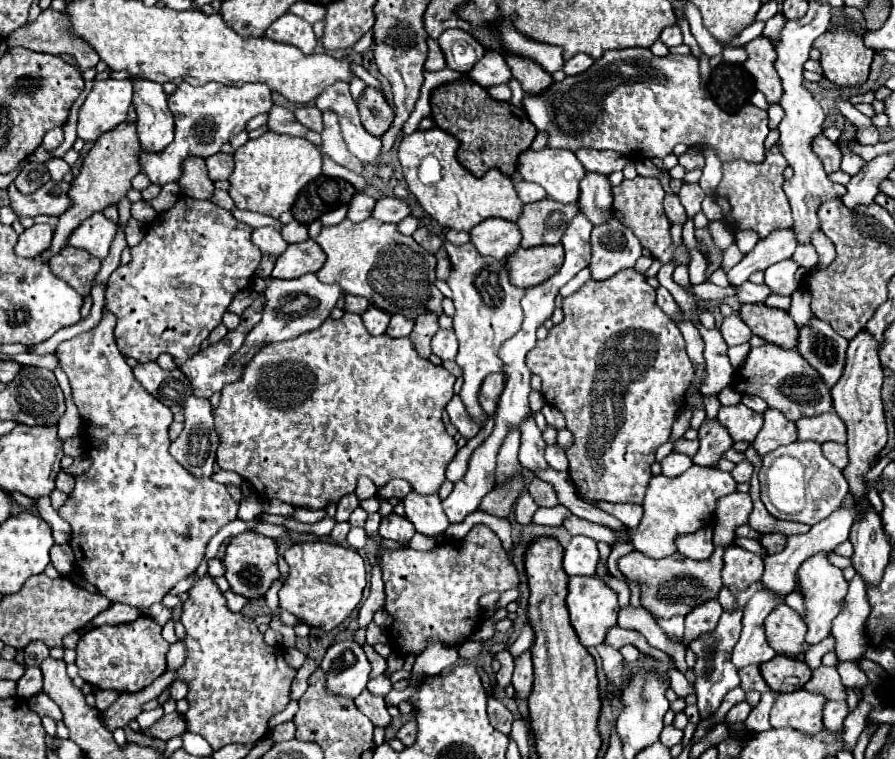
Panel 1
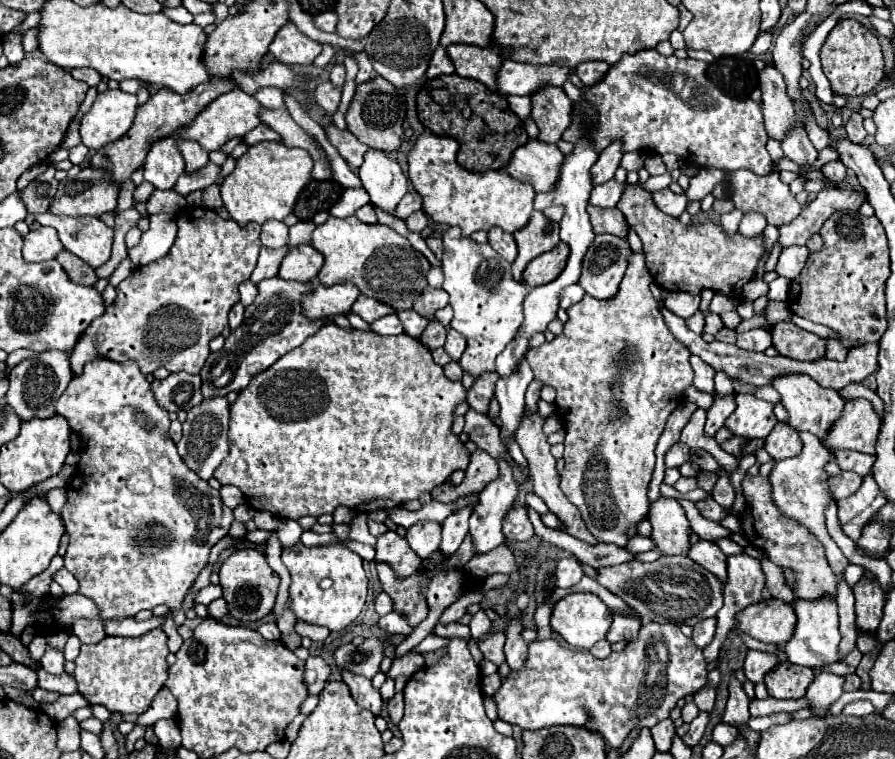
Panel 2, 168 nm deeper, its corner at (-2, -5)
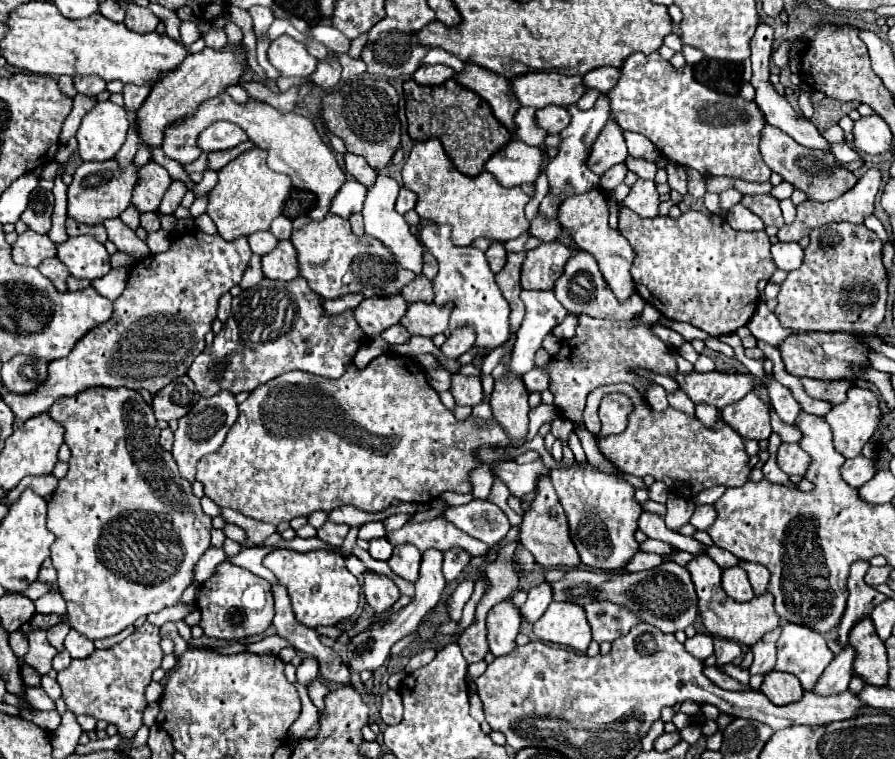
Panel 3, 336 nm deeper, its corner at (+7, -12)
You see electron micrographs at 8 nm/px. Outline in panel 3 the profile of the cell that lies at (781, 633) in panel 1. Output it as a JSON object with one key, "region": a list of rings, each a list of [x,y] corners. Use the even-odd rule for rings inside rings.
{"region":[[[700,554],[686,568],[692,576],[692,582],[694,582],[694,588],[698,594],[700,618],[712,636],[720,636],[720,638],[734,640],[738,644],[754,646],[766,634],[766,630],[780,624],[780,616],[774,610],[774,596],[770,596],[770,592],[754,596],[750,602],[740,604],[740,602],[732,600],[730,596],[726,596],[726,592],[722,590],[722,586],[720,586],[720,570],[722,568],[712,558]]]}

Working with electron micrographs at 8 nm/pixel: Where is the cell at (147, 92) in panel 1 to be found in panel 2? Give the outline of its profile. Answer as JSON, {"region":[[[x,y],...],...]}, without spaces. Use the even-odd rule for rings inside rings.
{"region":[[[173,135],[157,139],[151,145],[143,165],[145,181],[153,183],[155,189],[171,189],[183,175],[183,171],[185,161],[177,147],[177,139]]]}

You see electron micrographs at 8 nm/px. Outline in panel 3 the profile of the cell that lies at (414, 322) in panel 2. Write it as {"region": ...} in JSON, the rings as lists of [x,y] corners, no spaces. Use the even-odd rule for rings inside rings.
{"region":[[[414,302],[410,304],[406,316],[402,318],[402,326],[406,326],[406,330],[412,336],[436,336],[444,330],[448,330],[448,318],[450,318],[452,306],[436,306],[426,304],[426,302]]]}

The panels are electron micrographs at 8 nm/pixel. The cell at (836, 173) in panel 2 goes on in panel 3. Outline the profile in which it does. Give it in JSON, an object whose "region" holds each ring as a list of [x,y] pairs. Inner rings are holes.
{"region":[[[766,124],[766,128],[762,130],[760,152],[762,152],[762,160],[766,162],[766,166],[772,172],[780,174],[782,180],[790,182],[796,190],[802,190],[808,196],[808,200],[818,200],[818,202],[836,200],[858,182],[858,178],[850,170],[846,170],[844,166],[840,166],[840,162],[836,162],[834,154],[800,146],[794,138],[786,136],[784,132],[770,128],[770,124]],[[800,164],[806,164],[806,166],[800,166]]]}

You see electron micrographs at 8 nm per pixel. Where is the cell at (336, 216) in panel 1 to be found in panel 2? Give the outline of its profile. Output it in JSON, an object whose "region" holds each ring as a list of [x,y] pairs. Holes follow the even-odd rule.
{"region":[[[363,187],[359,189],[345,189],[343,191],[343,197],[331,207],[331,215],[333,217],[339,217],[339,219],[345,219],[345,217],[351,217],[359,207],[367,205],[369,203],[369,195]]]}

